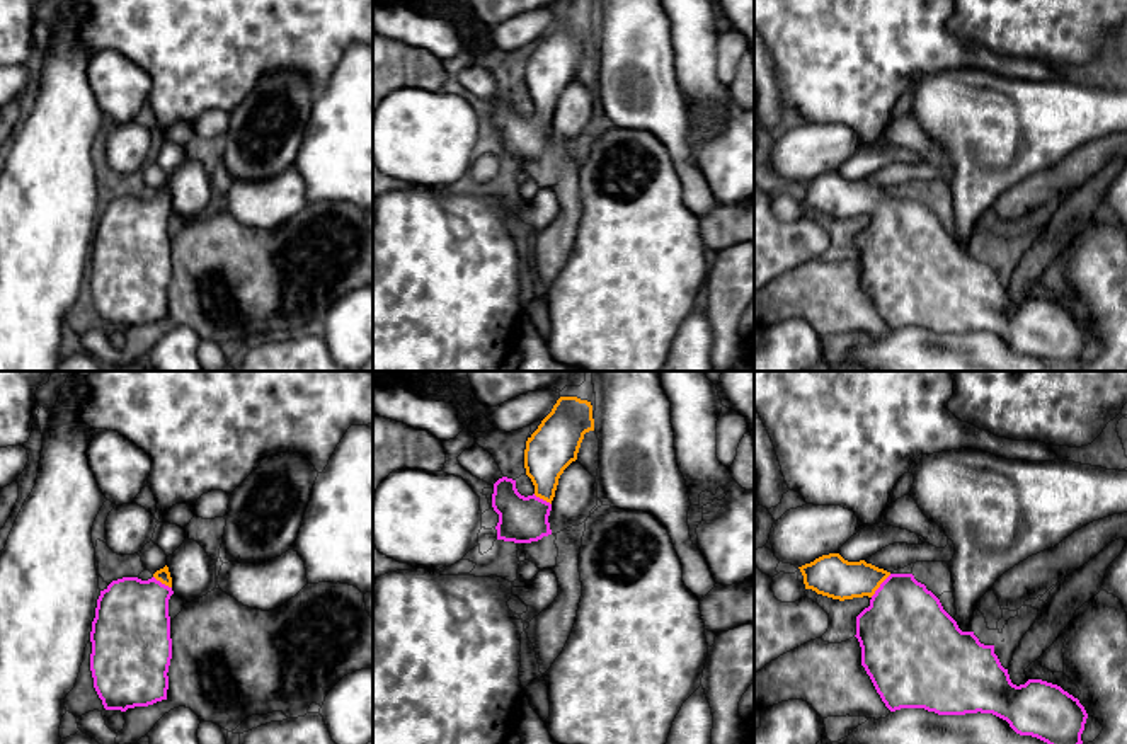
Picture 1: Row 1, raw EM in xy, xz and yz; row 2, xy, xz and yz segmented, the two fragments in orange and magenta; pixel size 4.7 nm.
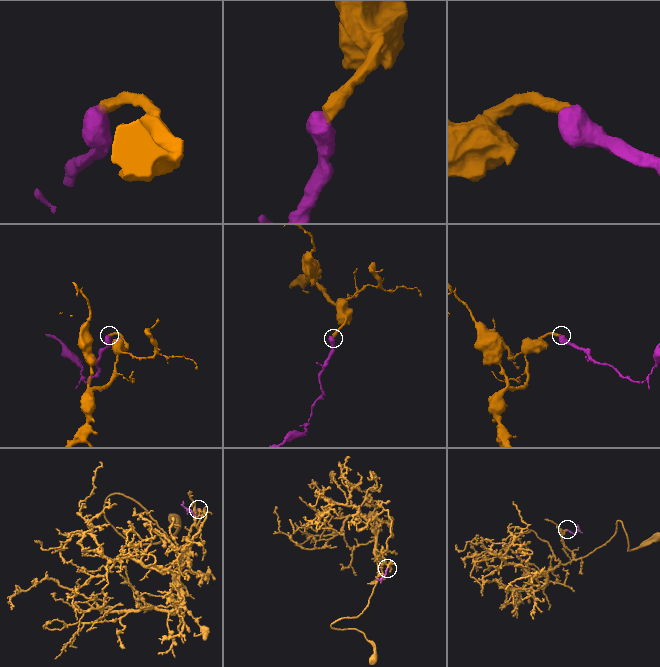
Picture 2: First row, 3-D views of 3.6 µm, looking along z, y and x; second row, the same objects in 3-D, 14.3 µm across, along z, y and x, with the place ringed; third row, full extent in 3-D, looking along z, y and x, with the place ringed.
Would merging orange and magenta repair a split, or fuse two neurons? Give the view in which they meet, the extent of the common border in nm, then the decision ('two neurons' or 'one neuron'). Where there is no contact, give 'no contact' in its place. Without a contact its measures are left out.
contact in yz; length 150 nm; one neuron

